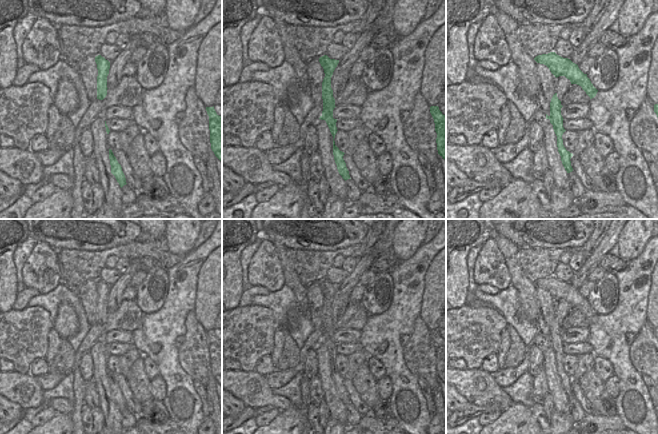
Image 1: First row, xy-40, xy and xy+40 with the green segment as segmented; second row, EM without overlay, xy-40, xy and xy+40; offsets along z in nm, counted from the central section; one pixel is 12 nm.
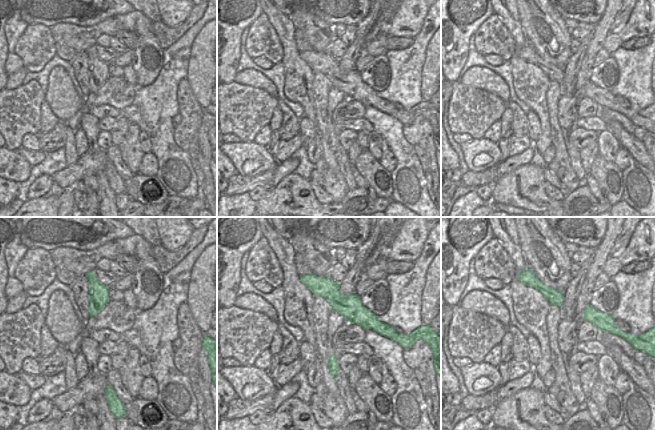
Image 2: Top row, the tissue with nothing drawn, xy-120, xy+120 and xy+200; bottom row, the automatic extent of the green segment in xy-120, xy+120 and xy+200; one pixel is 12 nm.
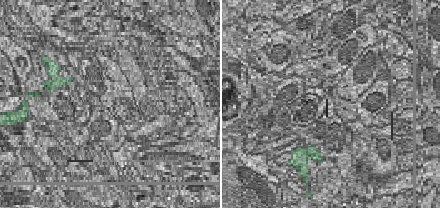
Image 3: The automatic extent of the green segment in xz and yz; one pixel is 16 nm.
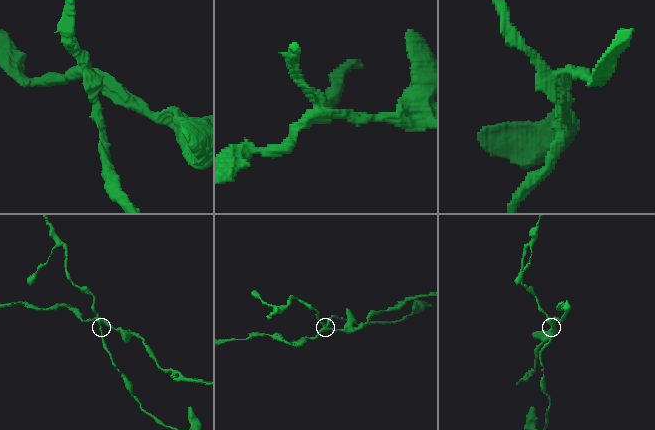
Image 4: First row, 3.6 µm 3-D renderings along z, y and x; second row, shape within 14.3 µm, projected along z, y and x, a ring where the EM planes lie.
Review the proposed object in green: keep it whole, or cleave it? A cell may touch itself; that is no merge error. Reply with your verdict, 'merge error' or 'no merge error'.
merge error

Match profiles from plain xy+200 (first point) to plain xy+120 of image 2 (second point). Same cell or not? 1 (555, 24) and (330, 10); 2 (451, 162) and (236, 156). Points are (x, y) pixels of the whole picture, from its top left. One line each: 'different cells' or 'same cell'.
1: different cells
2: different cells

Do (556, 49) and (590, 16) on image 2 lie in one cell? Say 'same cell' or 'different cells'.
different cells

